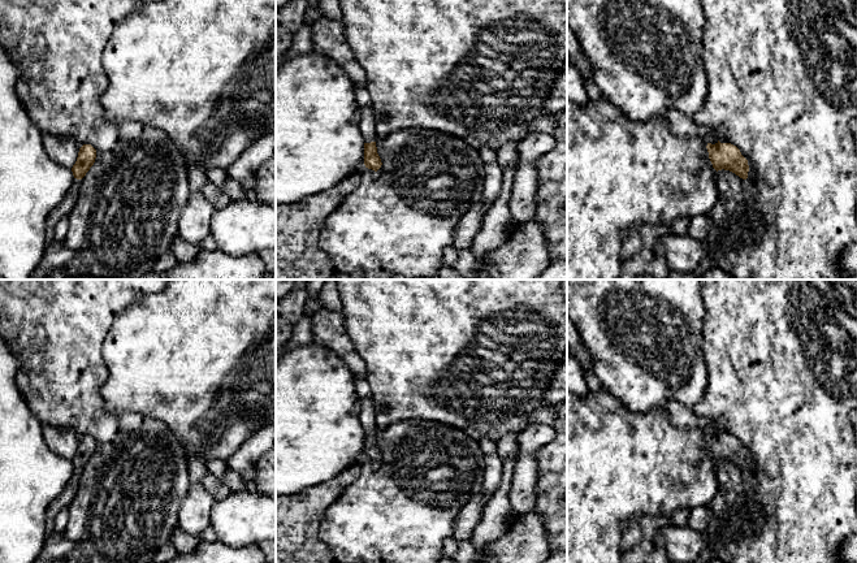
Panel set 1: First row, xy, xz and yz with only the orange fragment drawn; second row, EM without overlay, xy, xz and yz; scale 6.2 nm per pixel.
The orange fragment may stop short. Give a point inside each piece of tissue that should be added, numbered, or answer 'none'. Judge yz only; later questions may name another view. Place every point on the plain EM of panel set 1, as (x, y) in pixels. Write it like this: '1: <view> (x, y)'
1: yz (682, 416)

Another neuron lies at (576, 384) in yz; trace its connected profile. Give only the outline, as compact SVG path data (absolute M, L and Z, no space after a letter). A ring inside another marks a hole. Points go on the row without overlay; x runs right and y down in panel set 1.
M567 347L567 393L585 398L590 391L587 385L584 369L577 358Z

